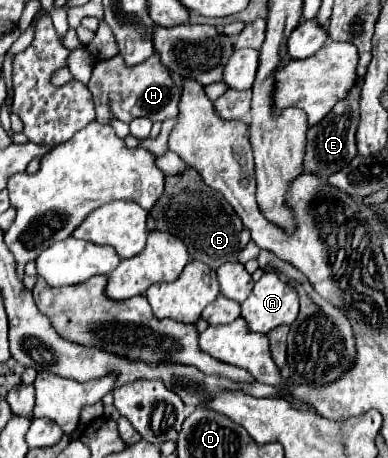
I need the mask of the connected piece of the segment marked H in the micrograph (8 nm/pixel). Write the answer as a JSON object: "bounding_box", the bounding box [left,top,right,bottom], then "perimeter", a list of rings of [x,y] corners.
{"bounding_box":[89,54,181,124],"perimeter":[[[153,54],[151,58],[147,58],[147,62],[141,62],[137,66],[125,66],[121,56],[113,56],[109,60],[97,58],[89,80],[89,90],[95,100],[99,124],[109,124],[111,118],[117,118],[127,124],[133,118],[149,118],[151,122],[163,122],[179,114],[177,106],[181,92],[175,86],[169,70],[161,64],[159,54]]]}

